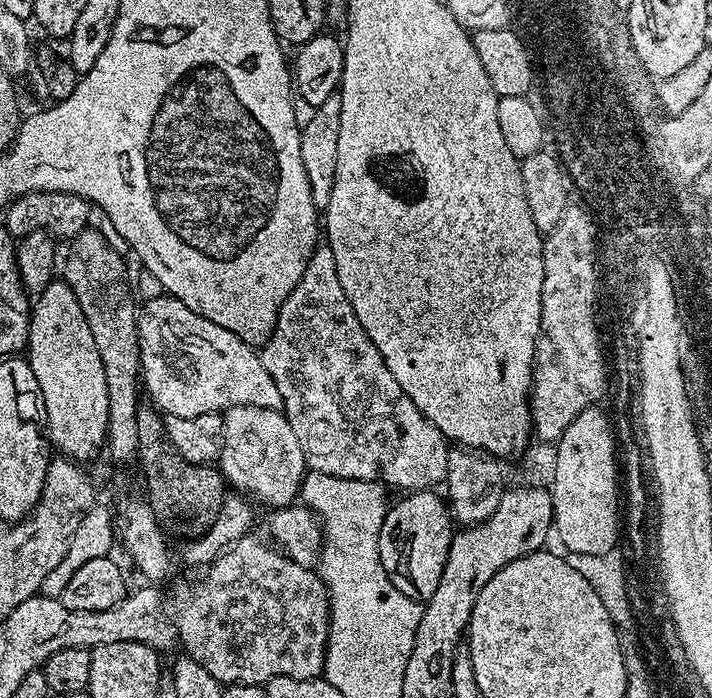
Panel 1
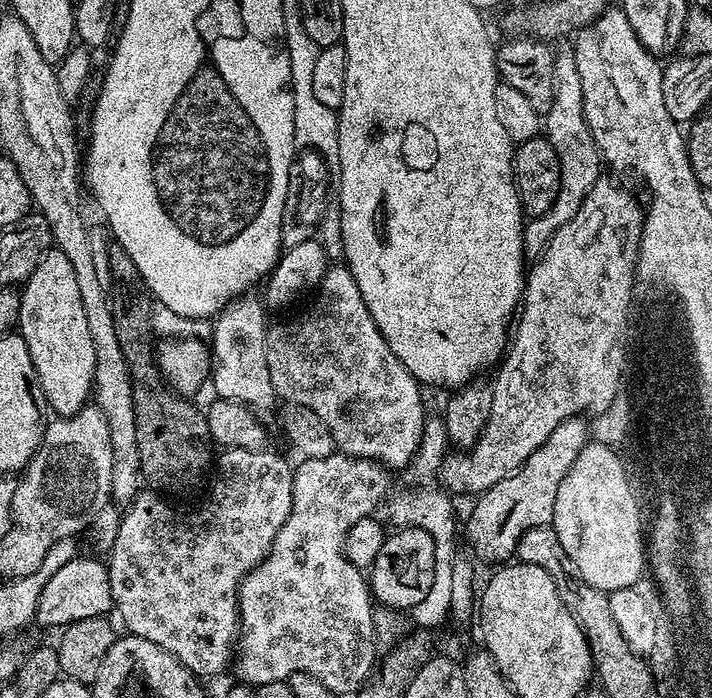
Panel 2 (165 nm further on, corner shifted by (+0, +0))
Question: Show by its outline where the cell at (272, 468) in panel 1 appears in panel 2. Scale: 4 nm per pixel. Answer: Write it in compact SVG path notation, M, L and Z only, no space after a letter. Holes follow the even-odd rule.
M259 295L239 296L215 317L210 341L210 384L216 387L215 395L221 400L244 404L257 414L274 411L276 404L278 408L274 382L270 382L270 366L266 366L266 337L270 324L264 321L264 312L266 308Z

